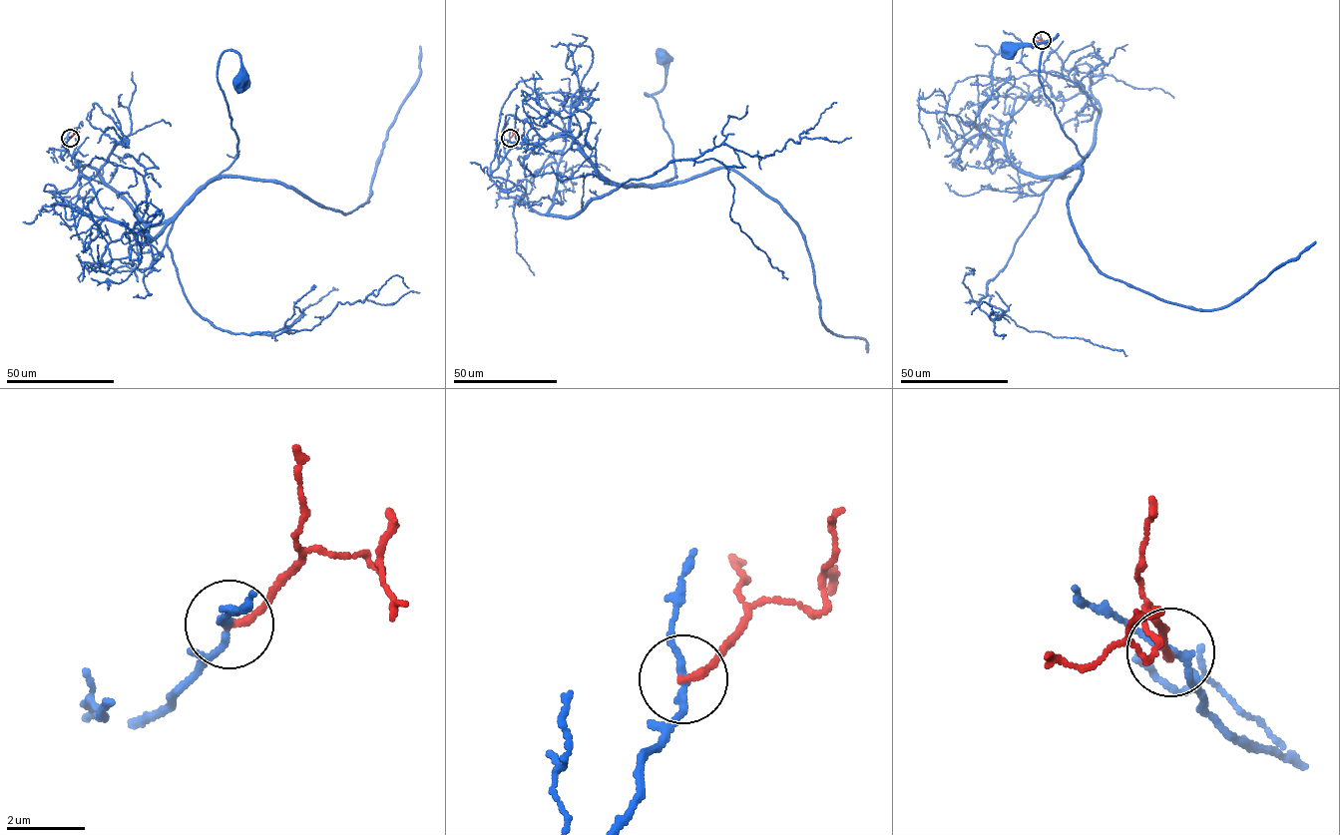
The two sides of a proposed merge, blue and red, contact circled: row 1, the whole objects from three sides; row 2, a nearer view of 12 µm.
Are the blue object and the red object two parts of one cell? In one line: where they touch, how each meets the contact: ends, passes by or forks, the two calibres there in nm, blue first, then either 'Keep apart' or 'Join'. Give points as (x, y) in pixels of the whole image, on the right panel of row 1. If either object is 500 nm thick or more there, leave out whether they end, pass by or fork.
Place: (1042, 40). At the ring blue passes by. At the ring red ends. Thickness 160 nm (blue) against 190 nm. Keep apart

